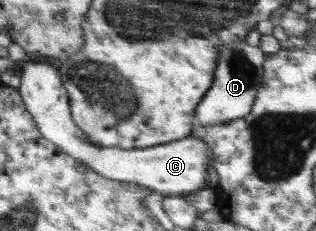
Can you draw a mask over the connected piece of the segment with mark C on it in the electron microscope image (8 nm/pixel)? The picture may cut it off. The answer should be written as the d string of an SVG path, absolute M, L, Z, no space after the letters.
M25 60L22 68L21 85L18 90L25 99L25 106L33 114L41 133L62 150L74 155L74 159L82 161L92 170L106 179L120 182L132 182L140 186L166 195L186 195L203 190L209 186L207 173L212 168L212 151L204 141L204 127L196 127L197 135L188 135L177 141L159 144L143 149L122 150L118 147L100 148L94 146L82 129L73 121L70 110L69 95L65 83L60 80L58 68L48 61Z

